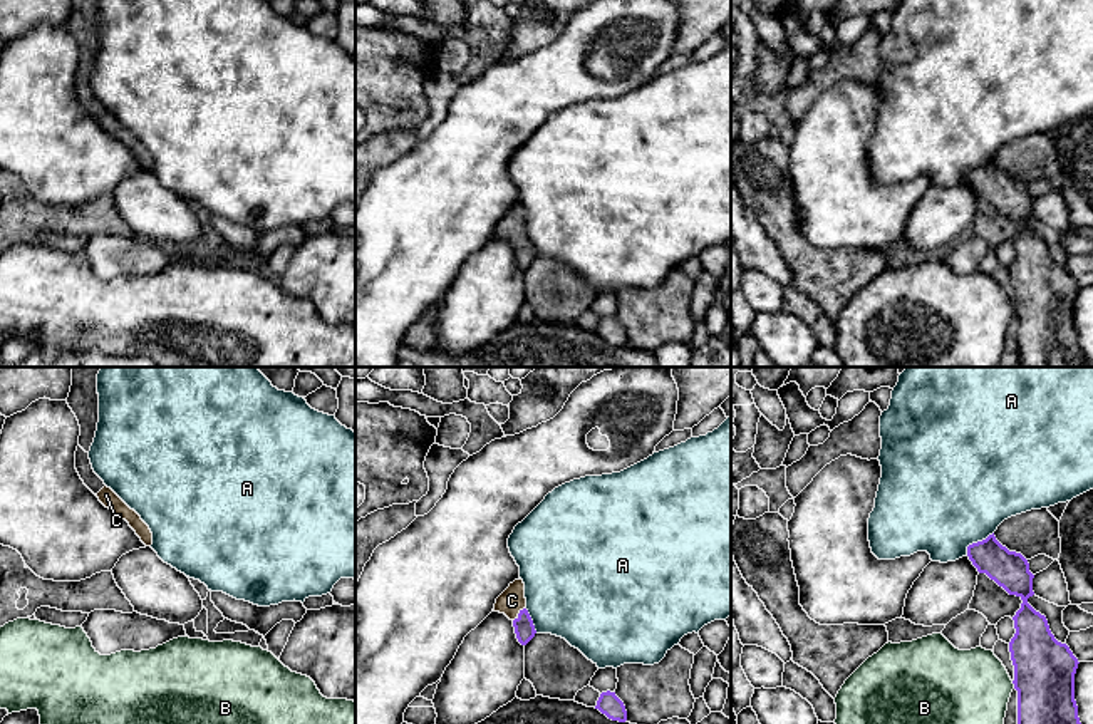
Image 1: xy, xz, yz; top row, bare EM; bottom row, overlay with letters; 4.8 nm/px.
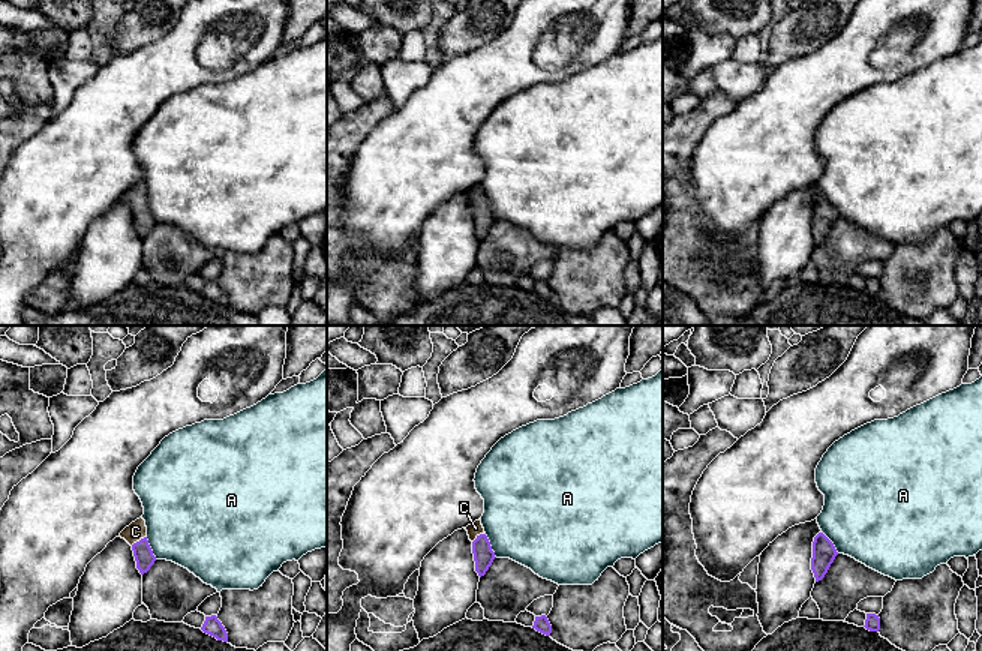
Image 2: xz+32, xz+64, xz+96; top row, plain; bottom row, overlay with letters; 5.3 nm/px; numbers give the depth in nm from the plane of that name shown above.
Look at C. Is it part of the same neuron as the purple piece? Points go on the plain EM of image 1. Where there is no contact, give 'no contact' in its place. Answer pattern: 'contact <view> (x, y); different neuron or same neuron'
contact xz (518, 238); same neuron

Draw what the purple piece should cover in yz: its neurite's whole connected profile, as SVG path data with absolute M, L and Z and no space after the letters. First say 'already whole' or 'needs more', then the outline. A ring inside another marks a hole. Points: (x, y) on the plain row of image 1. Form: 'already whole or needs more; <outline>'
already whole; M994 158L986 164L967 171L967 181L979 198L986 198L1009 220L1023 225L1021 233L1013 241L1016 258L1009 266L1014 290L1014 313L1018 315L1018 359L1024 367L1091 367L1078 342L1075 325L1075 298L1078 283L1066 268L1054 263L1044 240L1036 236L1028 223L1034 220L1028 184L1002 171Z

